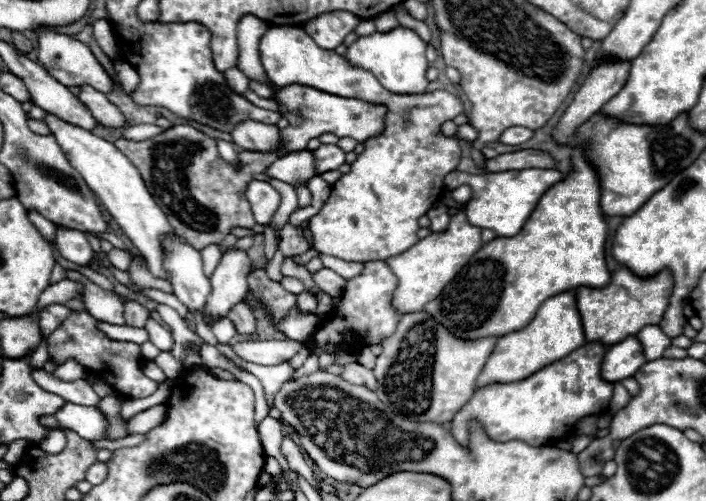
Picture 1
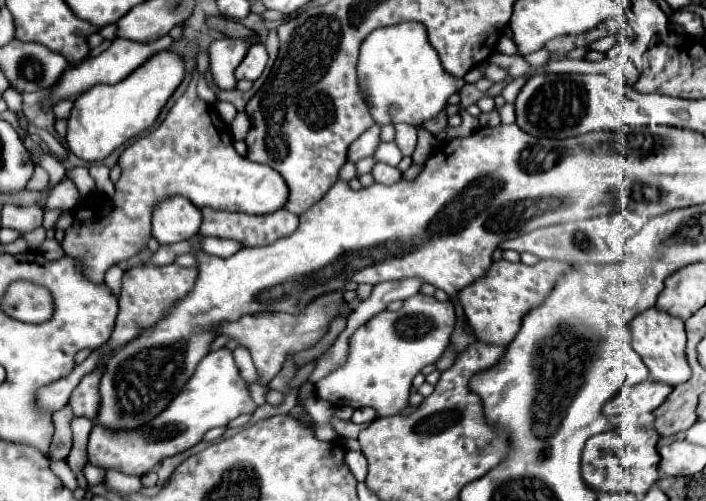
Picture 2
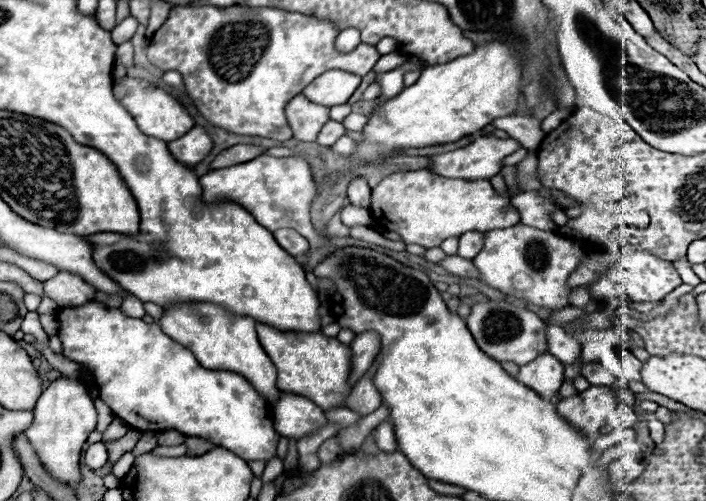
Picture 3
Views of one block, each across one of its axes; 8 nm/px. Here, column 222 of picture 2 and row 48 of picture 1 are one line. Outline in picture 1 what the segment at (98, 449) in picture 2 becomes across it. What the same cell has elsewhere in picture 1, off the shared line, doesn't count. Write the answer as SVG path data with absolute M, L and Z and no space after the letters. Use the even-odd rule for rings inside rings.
M394 28L386 34L372 34L366 38L358 38L348 50L346 58L352 66L364 68L376 76L376 80L382 82L382 86L388 92L394 94L422 94L426 92L428 78L426 78L426 42L420 40L420 36L408 28Z

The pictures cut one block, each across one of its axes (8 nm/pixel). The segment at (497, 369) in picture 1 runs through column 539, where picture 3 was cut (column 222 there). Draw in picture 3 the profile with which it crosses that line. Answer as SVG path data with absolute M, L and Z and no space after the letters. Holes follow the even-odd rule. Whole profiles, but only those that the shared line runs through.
M190 302L190 304L176 304L172 308L164 308L160 326L172 340L190 348L204 368L242 374L264 398L264 402L268 402L270 406L278 402L280 390L276 386L276 368L258 342L256 322L252 318L240 318L240 316L236 318L224 308L214 304Z

